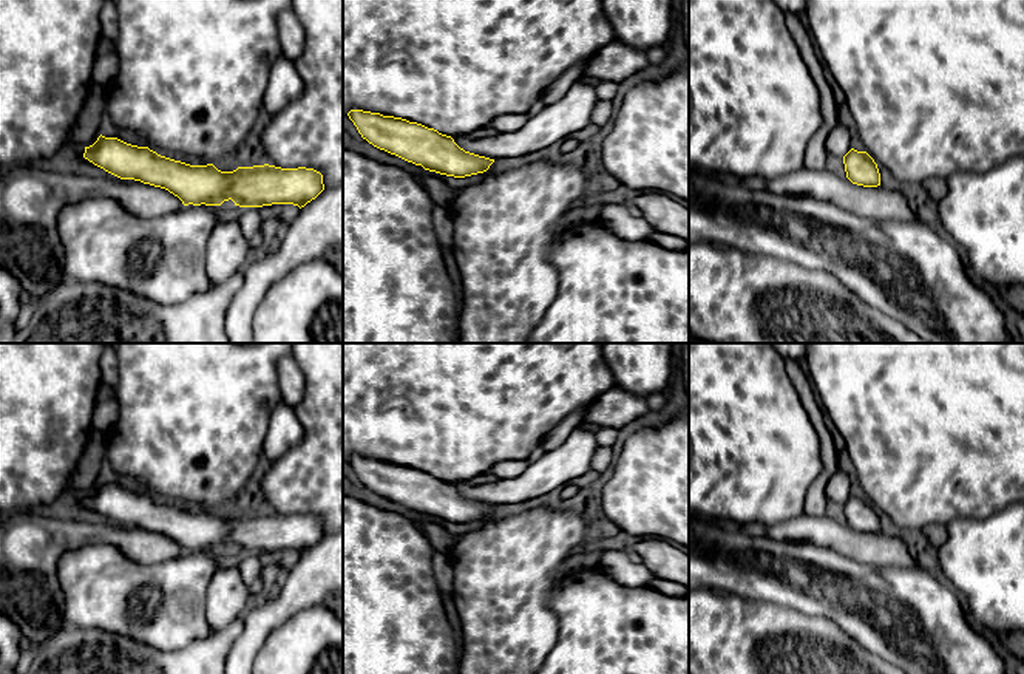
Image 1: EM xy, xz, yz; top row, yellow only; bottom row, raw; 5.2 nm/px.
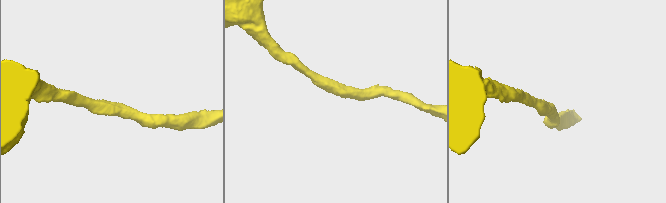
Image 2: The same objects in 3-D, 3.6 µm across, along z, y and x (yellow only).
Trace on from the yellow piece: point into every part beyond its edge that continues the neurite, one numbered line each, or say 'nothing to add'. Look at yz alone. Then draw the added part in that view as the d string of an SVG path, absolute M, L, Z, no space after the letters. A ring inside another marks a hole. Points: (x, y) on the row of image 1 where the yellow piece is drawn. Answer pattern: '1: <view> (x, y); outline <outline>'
nothing to add

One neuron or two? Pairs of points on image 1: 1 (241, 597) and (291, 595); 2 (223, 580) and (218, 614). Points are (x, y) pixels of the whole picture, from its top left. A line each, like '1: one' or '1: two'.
1: two
2: one

